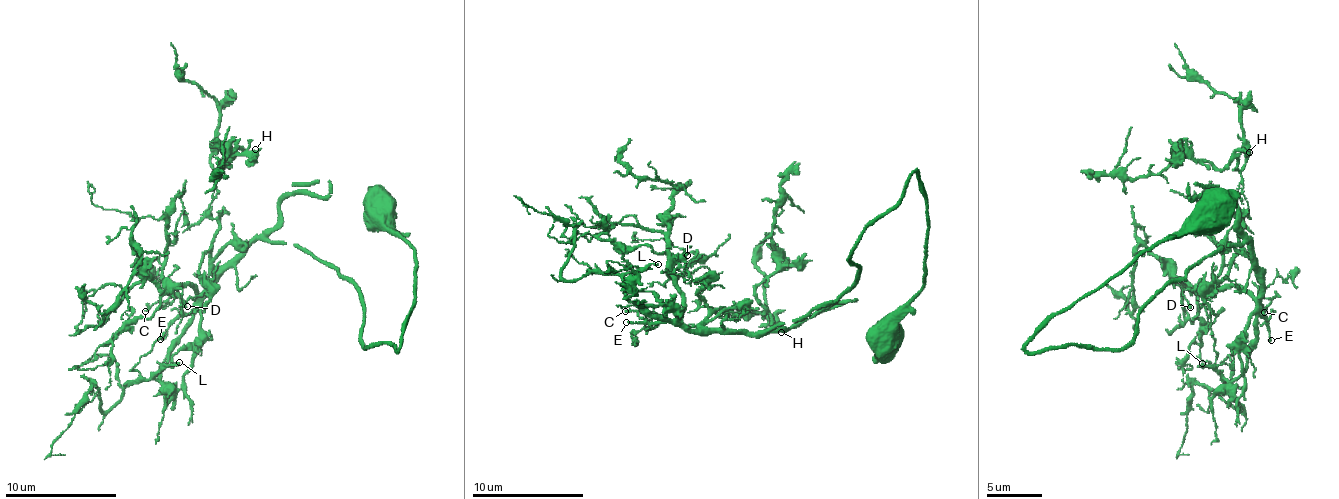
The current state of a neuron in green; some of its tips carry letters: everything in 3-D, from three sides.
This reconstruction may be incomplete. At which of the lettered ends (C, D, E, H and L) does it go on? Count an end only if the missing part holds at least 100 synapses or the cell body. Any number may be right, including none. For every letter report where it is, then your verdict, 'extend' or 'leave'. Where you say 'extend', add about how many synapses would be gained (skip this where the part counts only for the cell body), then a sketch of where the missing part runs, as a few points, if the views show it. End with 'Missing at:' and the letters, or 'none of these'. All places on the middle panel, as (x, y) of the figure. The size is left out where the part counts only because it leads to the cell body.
C: place (625, 311); leave
D: place (687, 255); leave
E: place (626, 322); leave
H: place (781, 332); extend; 300 synapses; course (781, 332), (836, 314), (849, 300), (810, 258), (819, 258), (799, 252), (777, 261)
L: place (658, 264); leave
Missing at: H

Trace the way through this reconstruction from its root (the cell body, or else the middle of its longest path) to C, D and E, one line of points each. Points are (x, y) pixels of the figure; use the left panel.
C: (375, 211), (416, 262), (399, 350), (364, 346), (351, 281), (263, 239), (188, 314), (176, 297), (145, 311)
D: (375, 211), (416, 262), (399, 350), (364, 346), (351, 281), (294, 244), (170, 286), (187, 306)
E: (375, 211), (375, 228), (394, 228), (416, 262), (399, 350), (364, 346), (351, 281), (263, 239), (160, 339)

